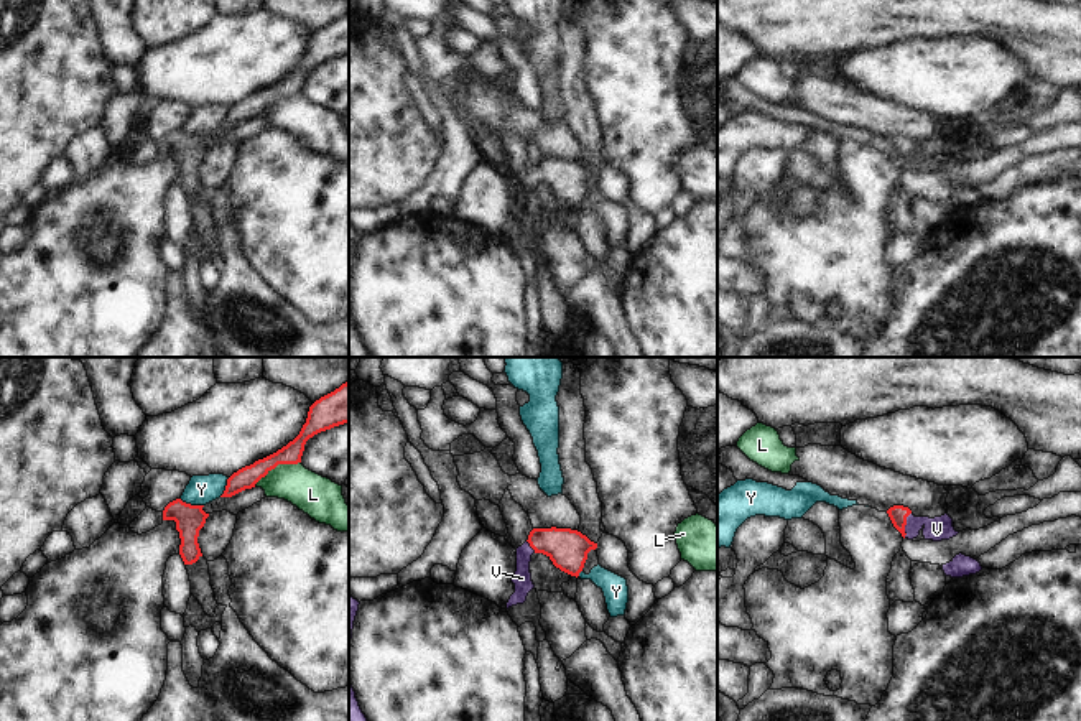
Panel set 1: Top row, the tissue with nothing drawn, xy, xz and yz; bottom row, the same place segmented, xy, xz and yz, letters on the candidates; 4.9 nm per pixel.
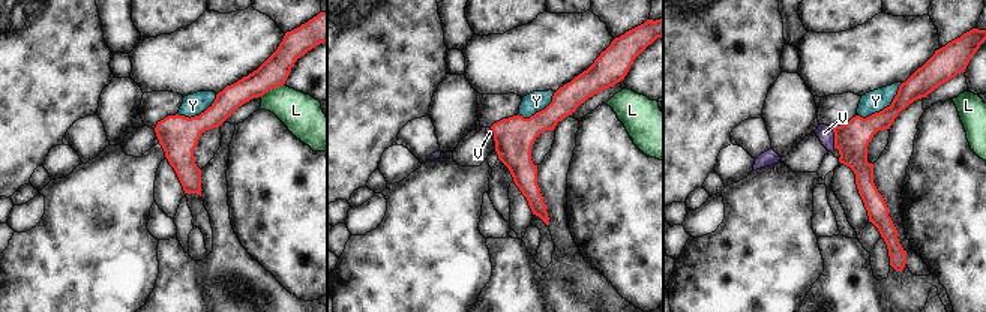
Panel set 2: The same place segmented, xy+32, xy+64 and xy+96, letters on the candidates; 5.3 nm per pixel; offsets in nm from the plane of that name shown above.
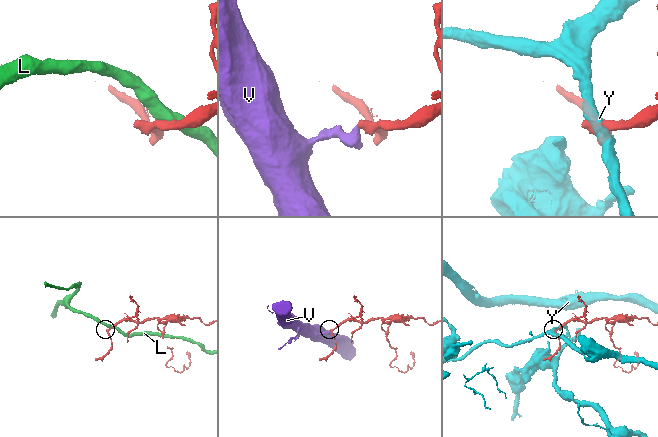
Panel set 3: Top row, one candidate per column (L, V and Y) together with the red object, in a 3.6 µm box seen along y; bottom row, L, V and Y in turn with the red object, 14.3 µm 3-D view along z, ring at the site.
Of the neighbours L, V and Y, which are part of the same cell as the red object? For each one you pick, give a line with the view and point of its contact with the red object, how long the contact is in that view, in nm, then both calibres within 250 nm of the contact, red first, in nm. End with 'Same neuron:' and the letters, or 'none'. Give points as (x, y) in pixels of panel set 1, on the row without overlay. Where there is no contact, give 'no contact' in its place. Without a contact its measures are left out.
V: contact yz (905, 155); length 130 nm; calibres 90 and 120 nm
Same neuron: V

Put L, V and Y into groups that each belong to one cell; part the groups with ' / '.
L / V / Y

